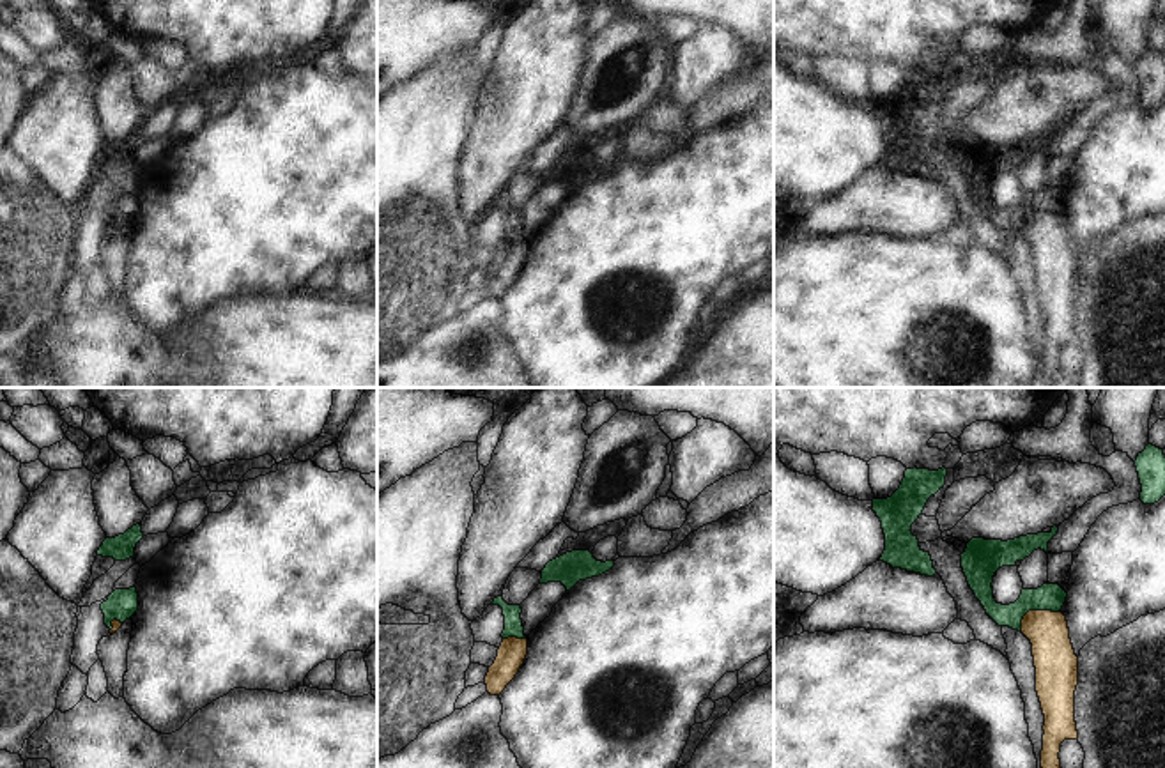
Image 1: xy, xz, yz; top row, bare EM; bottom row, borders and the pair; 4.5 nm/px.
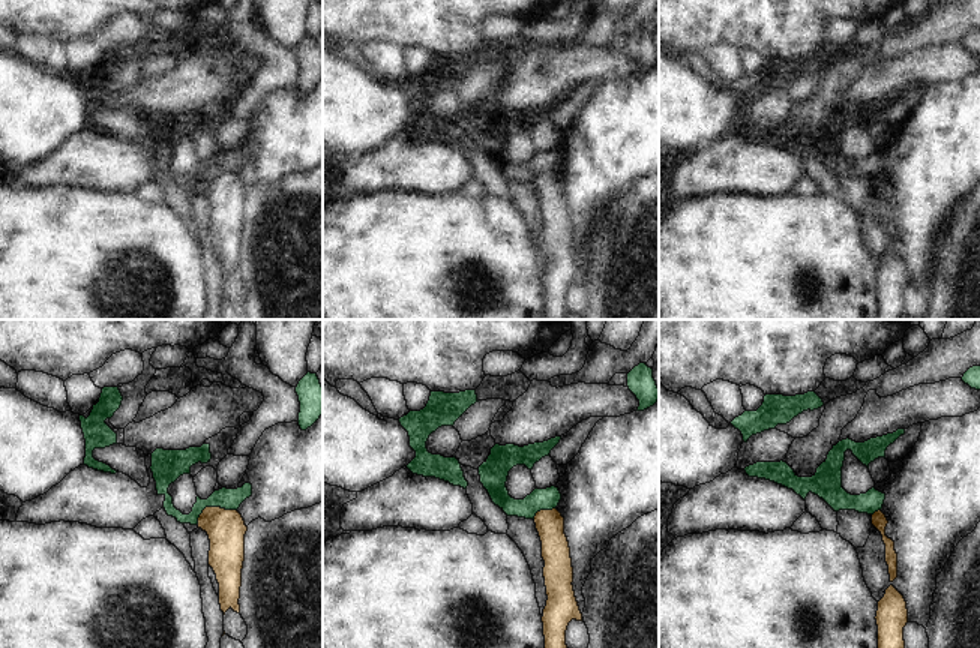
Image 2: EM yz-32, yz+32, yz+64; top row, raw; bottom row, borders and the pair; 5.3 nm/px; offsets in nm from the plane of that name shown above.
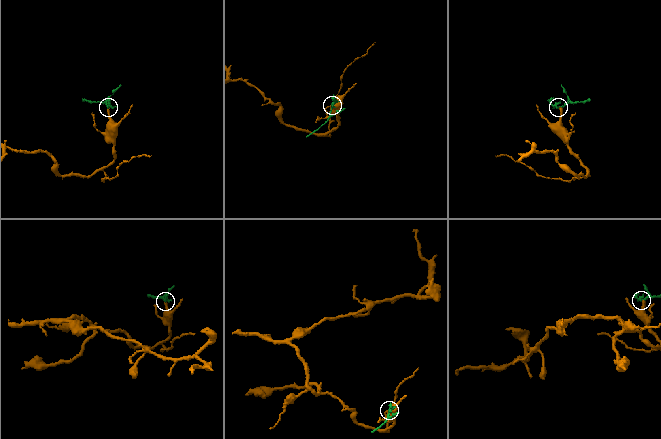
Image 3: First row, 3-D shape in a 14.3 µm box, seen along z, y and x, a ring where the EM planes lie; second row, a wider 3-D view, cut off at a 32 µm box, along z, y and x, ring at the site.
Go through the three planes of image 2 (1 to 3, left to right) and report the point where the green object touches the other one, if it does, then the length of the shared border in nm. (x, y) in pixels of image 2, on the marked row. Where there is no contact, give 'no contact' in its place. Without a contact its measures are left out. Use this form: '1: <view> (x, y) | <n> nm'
1: yz-32 (213, 507) | 220 nm
2: yz+32 (542, 510) | 130 nm
3: yz+64 (875, 512) | 60 nm

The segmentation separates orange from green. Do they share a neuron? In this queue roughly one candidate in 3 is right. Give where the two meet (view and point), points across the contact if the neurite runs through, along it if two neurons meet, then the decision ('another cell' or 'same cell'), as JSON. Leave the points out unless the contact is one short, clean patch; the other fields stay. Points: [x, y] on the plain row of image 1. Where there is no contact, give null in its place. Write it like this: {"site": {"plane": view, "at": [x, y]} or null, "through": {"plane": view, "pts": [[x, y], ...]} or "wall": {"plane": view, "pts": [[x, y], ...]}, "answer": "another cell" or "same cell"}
{"site": {"plane": "yz", "at": [1034, 215]}, "wall": {"plane": "yz", "pts": [[1057, 215], [1029, 215], [1020, 232]]}, "answer": "another cell"}

